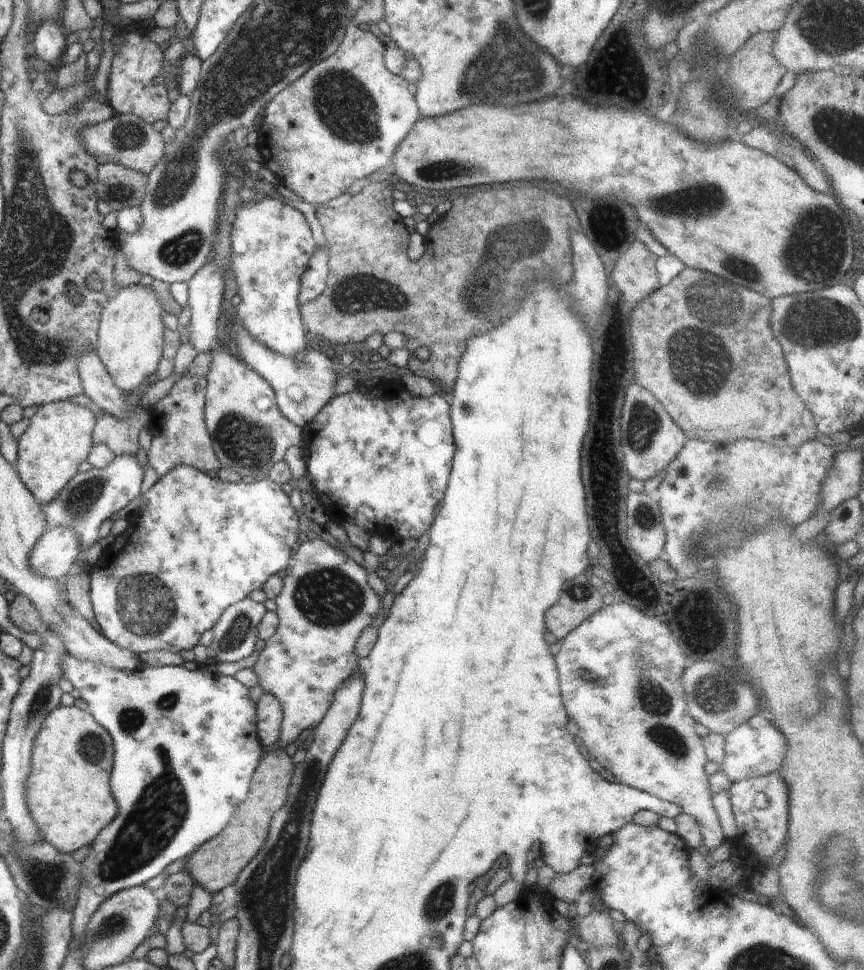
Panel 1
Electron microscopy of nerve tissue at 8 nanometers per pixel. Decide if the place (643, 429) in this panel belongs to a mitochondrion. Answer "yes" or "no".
yes

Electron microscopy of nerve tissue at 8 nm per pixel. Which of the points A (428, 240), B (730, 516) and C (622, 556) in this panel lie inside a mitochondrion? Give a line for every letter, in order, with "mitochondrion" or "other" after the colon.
A: other
B: mitochondrion
C: mitochondrion

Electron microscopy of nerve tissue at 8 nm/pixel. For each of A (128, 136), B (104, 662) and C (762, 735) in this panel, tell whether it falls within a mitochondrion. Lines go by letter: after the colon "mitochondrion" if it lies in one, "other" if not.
A: mitochondrion
B: other
C: other

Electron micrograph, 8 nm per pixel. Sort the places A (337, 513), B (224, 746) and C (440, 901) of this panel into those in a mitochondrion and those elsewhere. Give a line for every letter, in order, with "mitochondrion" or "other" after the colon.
A: other
B: other
C: mitochondrion

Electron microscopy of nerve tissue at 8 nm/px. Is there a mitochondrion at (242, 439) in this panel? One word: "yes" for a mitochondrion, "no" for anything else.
yes

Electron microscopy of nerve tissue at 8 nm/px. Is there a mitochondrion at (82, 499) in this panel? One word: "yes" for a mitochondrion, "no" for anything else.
yes

